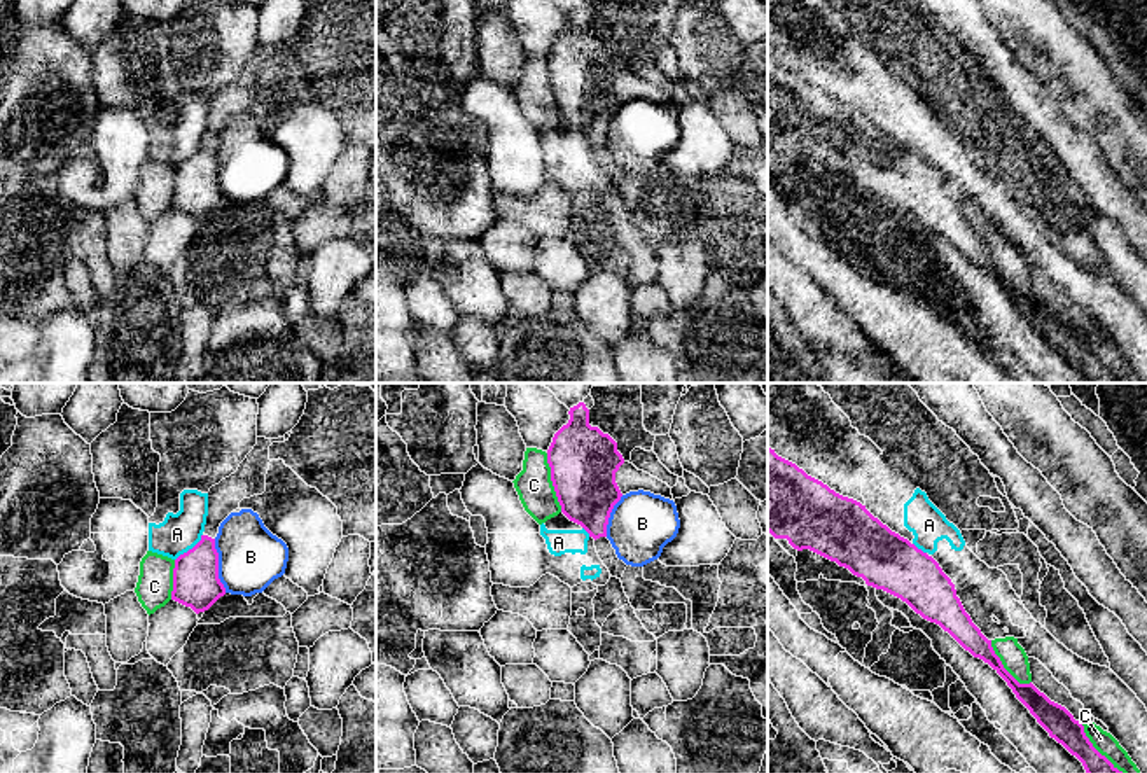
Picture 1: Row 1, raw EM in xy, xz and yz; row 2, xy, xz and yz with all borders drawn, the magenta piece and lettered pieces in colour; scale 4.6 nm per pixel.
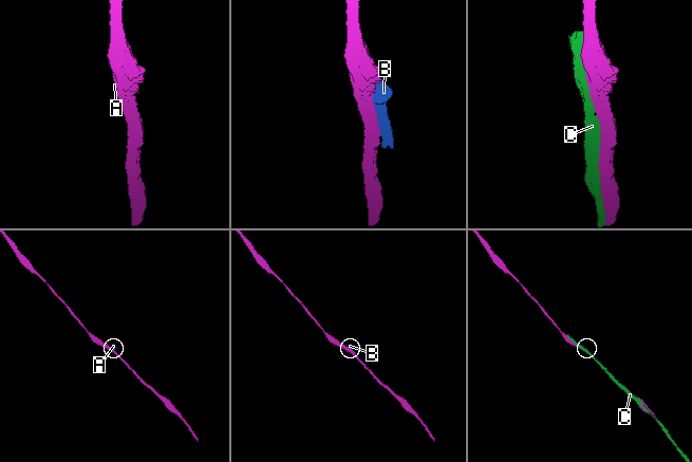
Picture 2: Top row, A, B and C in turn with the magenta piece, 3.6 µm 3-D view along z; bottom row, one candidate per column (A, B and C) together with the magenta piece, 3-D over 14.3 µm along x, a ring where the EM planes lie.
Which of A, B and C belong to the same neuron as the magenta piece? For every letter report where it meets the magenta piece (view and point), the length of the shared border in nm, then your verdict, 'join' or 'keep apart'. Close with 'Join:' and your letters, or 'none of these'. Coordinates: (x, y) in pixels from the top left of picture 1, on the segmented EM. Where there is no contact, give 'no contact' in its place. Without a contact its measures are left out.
A: meets magenta in xy at (189, 550); contact 180 nm long; keep apart
B: meets magenta in xy at (217, 565); contact 260 nm long; keep apart
C: meets magenta in xz at (553, 483); contact 280 nm long; keep apart
Join: none of these

